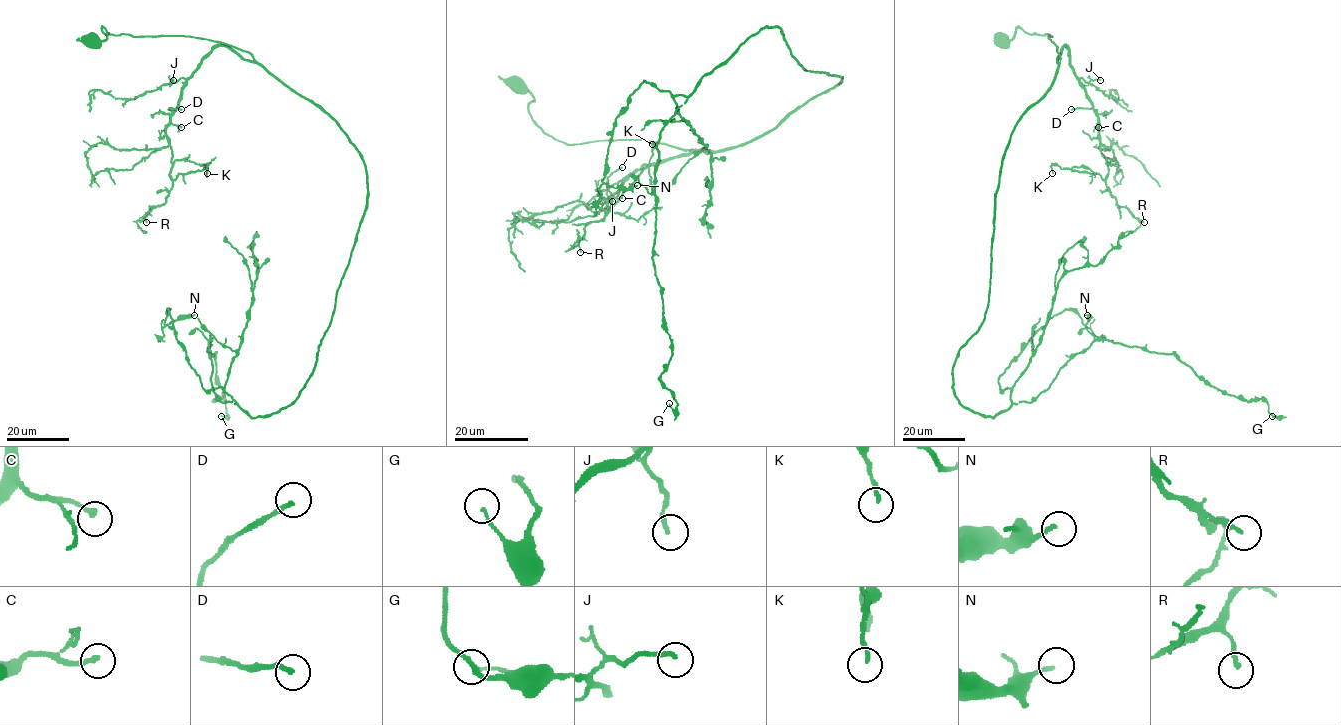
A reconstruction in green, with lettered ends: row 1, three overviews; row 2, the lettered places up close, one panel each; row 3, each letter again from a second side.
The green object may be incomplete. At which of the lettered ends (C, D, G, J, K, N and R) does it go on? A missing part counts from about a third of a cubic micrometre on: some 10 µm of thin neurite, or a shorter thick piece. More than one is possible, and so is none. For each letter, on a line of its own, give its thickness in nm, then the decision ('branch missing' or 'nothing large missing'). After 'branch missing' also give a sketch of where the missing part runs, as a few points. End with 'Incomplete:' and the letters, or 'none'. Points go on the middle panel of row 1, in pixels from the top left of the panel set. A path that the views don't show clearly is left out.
C: 200 nm thick; branch missing; missing branch runs (622, 198), (641, 203), (640, 208), (647, 209)
D: 200 nm thick; branch missing
G: 120 nm thick; nothing large missing
J: 200 nm thick; nothing large missing
K: 150 nm thick; nothing large missing
N: 160 nm thick; nothing large missing
R: 160 nm thick; nothing large missing
Incomplete: C, D

